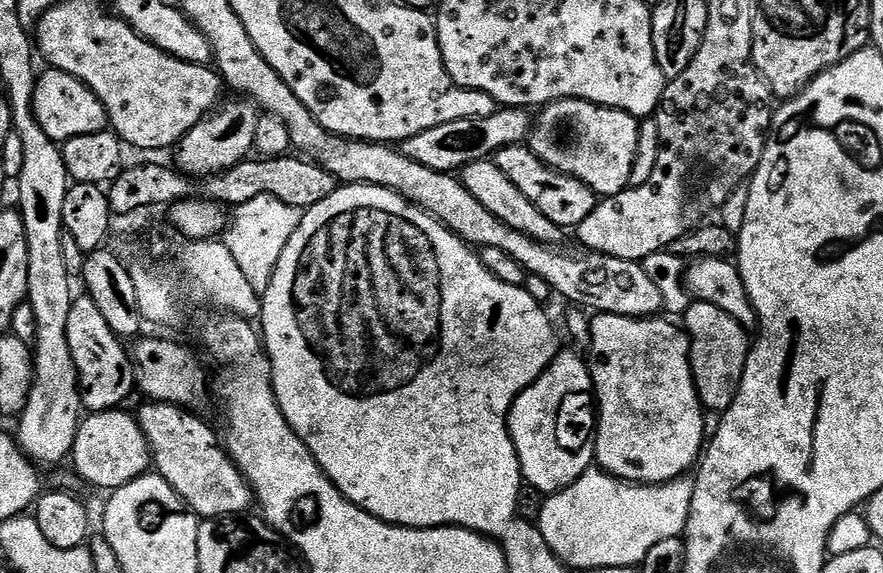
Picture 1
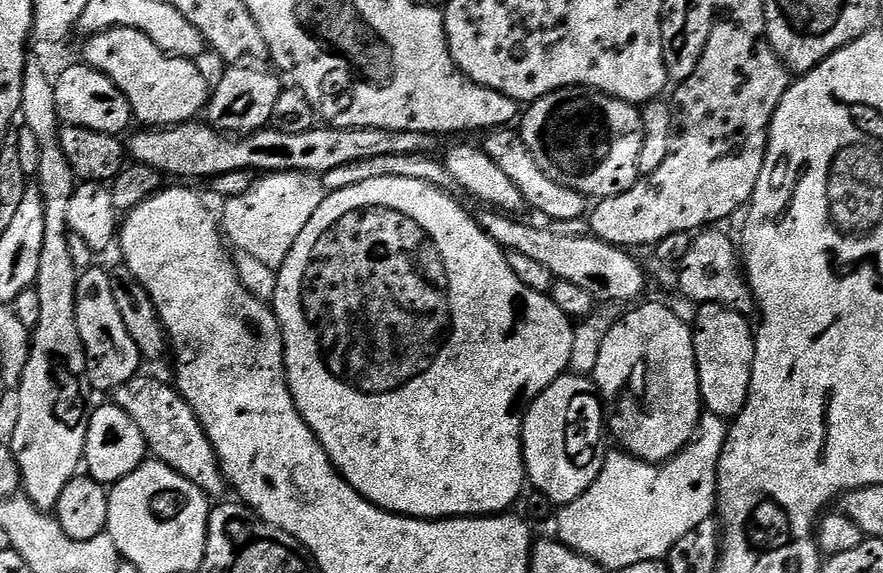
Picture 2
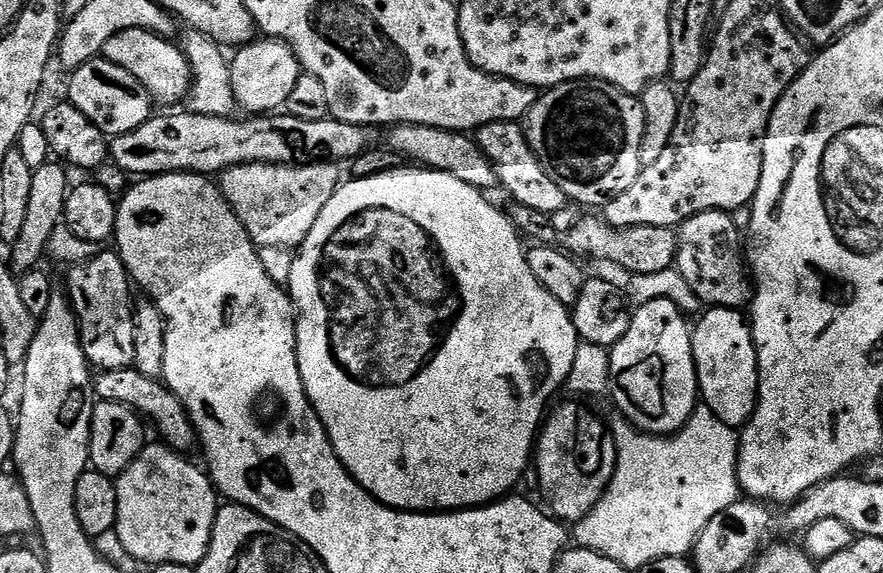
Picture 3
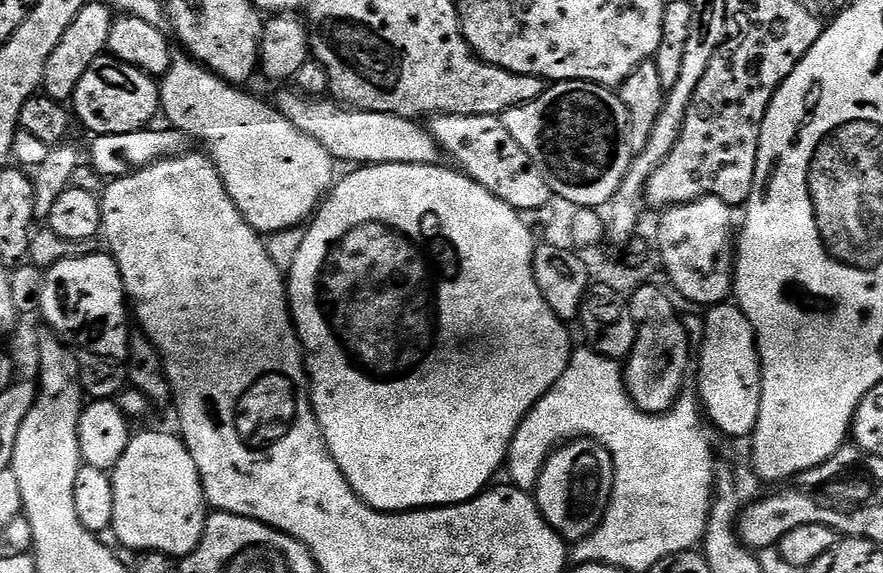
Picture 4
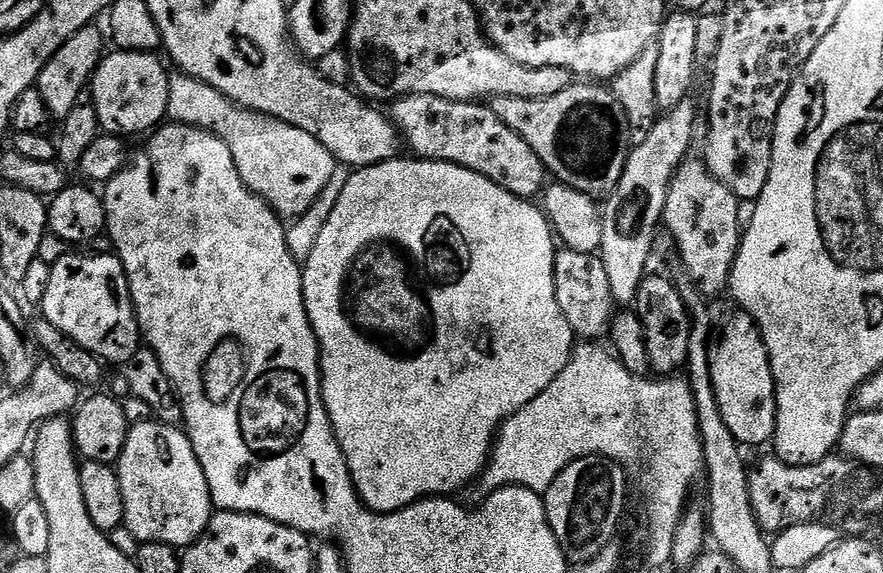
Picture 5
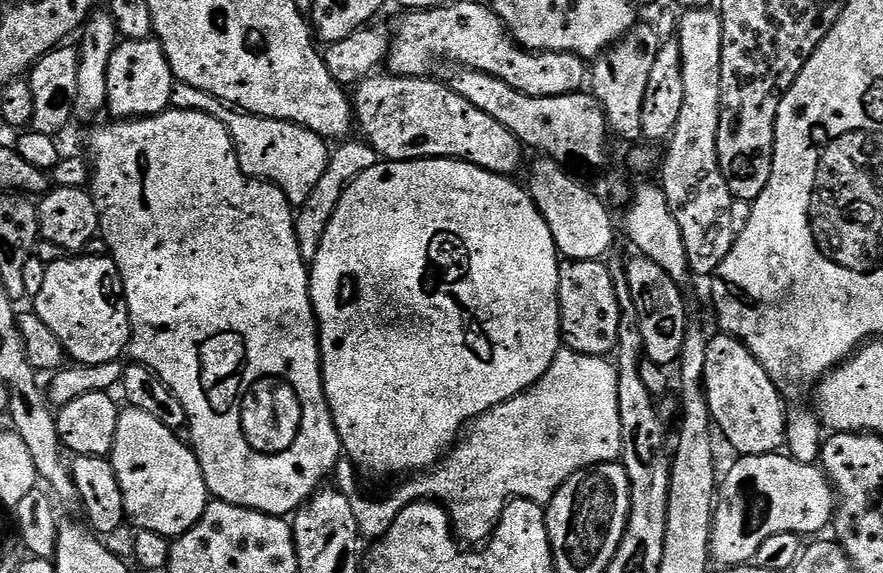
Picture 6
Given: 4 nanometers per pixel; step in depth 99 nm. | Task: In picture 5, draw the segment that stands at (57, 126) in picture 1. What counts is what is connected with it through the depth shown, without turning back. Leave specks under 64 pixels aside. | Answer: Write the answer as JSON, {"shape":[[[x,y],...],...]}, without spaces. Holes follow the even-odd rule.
{"shape":[[[112,50],[96,65],[90,81],[90,101],[97,112],[99,127],[105,133],[129,138],[139,132],[151,133],[165,123],[170,72],[164,69],[158,57],[151,52]]]}

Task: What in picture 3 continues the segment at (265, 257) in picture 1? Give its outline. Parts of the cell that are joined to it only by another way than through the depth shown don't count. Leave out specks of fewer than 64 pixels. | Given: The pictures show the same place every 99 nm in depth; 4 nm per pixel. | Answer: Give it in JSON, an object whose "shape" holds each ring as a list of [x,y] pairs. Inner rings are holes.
{"shape":[[[317,162],[314,164],[239,164],[233,168],[227,168],[219,173],[218,187],[224,199],[232,208],[245,234],[256,245],[257,249],[287,248],[299,249],[300,243],[310,234],[310,226],[318,222],[318,214],[322,214],[322,206],[330,202],[330,198],[336,193],[336,189],[342,183],[342,177],[335,163]]]}

